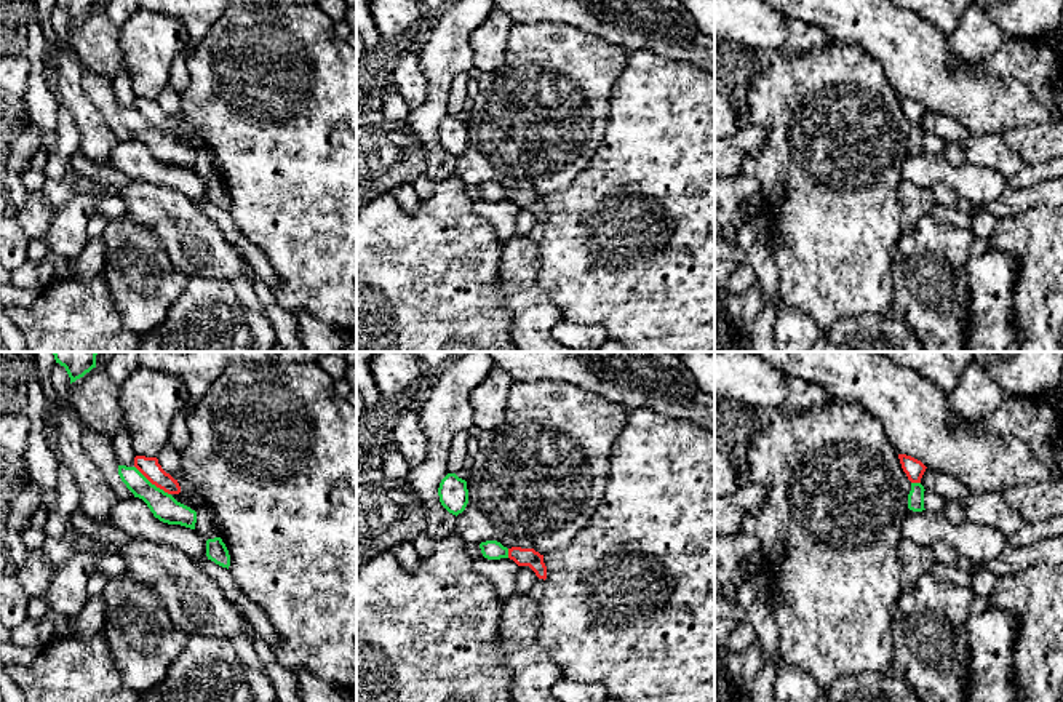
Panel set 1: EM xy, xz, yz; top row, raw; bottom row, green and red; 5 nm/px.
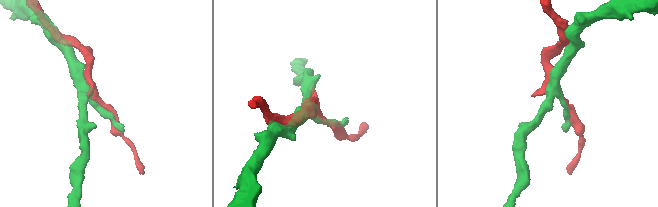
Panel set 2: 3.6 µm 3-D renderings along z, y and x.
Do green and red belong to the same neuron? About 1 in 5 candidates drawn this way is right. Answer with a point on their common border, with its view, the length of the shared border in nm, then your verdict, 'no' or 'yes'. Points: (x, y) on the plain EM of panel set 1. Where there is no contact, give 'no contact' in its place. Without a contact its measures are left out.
contact xy (151, 125); length 240 nm; no

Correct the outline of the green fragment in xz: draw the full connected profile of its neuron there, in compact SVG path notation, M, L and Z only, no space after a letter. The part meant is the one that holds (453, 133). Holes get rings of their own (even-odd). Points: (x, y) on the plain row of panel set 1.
M448 115L438 130L441 147L452 157L459 157L468 146L467 123L456 115Z

